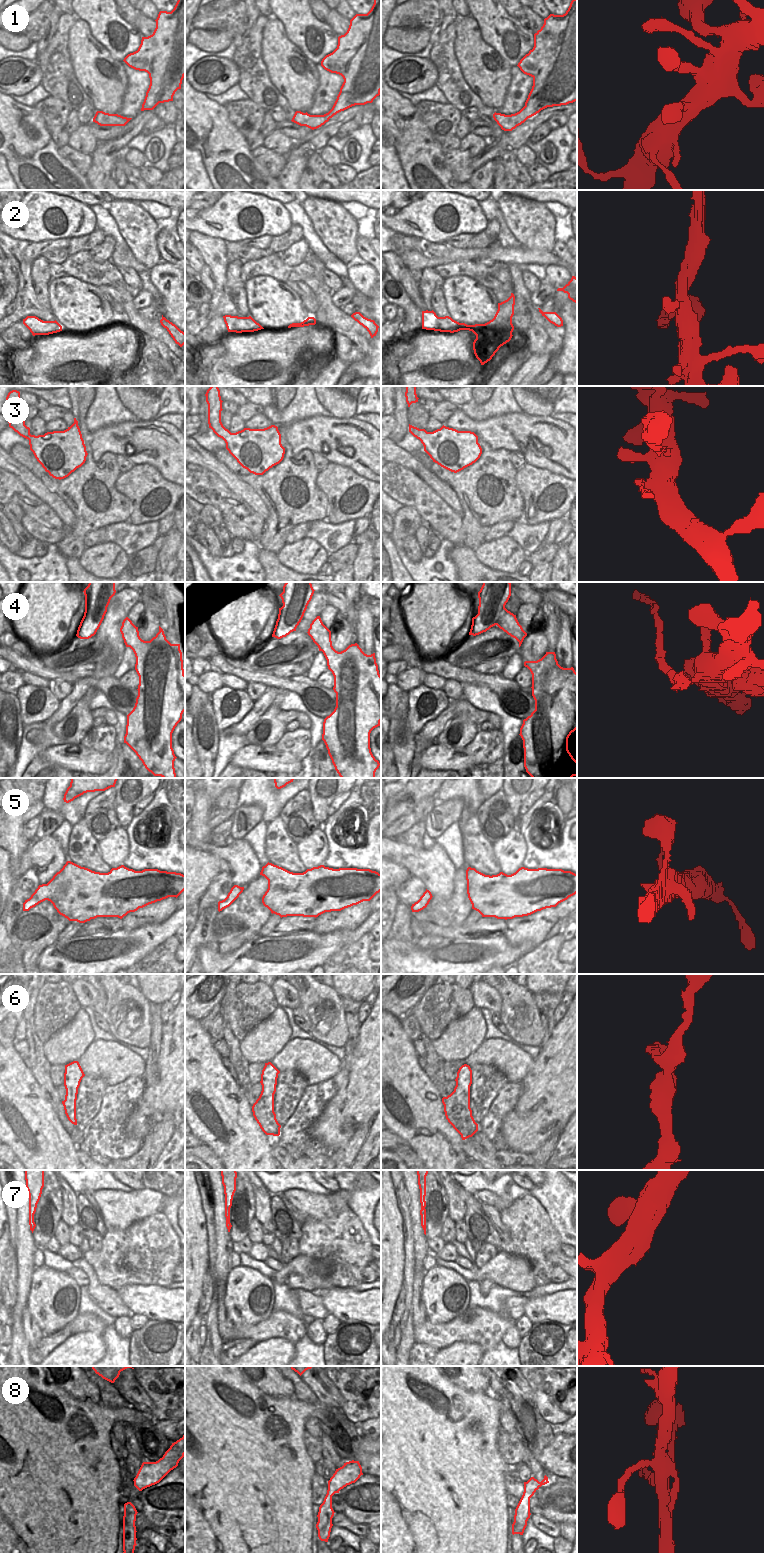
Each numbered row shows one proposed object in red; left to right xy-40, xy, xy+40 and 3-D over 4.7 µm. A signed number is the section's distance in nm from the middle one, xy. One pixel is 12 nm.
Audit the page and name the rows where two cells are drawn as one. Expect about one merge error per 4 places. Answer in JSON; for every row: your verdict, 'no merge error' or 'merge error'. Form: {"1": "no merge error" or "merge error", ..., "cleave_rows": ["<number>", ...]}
{"1": "no merge error", "2": "no merge error", "3": "merge error", "4": "merge error", "5": "no merge error", "6": "no merge error", "7": "no merge error", "8": "no merge error", "cleave_rows": ["3", "4"]}

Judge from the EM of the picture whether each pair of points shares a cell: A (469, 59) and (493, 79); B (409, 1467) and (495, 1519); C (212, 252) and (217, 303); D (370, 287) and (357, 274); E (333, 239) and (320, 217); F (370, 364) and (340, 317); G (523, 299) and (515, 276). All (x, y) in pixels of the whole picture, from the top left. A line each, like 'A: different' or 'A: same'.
A: same
B: same
C: same
D: same
E: same
F: different
G: same

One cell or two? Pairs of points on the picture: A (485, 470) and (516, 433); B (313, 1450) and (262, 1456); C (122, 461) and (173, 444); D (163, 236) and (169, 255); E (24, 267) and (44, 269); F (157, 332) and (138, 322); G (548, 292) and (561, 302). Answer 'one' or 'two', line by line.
A: two
B: two
C: two
D: one
E: two
F: one
G: two

